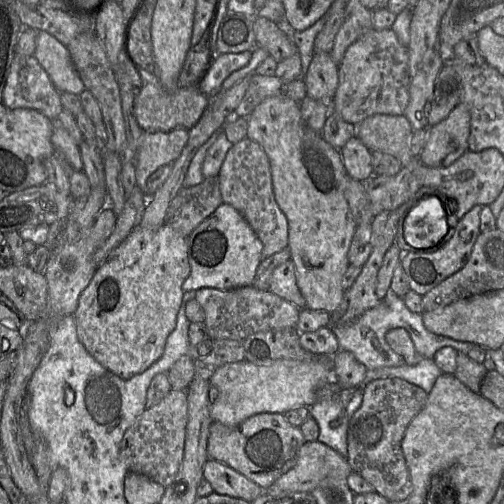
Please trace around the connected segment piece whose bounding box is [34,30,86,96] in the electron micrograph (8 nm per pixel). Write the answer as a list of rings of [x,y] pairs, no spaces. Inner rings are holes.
[[[38,31],[34,56],[59,92],[79,96],[86,89],[67,46],[47,31]]]

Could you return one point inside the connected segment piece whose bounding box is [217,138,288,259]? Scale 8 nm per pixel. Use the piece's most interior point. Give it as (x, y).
(245, 181)

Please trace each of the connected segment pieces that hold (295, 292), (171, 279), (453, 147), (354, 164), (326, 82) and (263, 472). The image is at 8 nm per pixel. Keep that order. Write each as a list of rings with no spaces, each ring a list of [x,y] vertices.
[[[291,259],[273,271],[269,291],[294,304],[300,310],[305,308],[305,299],[298,288],[295,265]]]
[[[166,223],[157,230],[149,230],[136,227],[128,237],[112,252],[107,261],[98,267],[91,279],[89,285],[83,290],[79,296],[78,306],[73,317],[77,327],[77,337],[81,344],[103,366],[112,371],[117,376],[123,379],[129,379],[137,374],[147,370],[155,363],[162,355],[165,349],[165,344],[170,333],[175,329],[177,314],[182,305],[184,291],[182,284],[190,274],[190,264],[187,253],[187,237],[182,236]]]
[[[459,103],[440,123],[428,127],[427,142],[418,156],[421,162],[430,168],[446,168],[468,151],[471,116],[468,107]]]
[[[351,138],[340,150],[347,175],[358,181],[374,176],[371,151],[357,138]]]
[[[314,53],[304,78],[307,96],[323,103],[331,103],[338,83],[338,66],[330,53]]]
[[[260,413],[237,426],[212,422],[207,454],[210,459],[228,465],[264,490],[294,466],[297,452],[305,443],[300,428],[291,425],[284,414]]]

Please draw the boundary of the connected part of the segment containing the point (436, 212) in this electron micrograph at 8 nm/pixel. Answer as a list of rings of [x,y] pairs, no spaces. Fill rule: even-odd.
[[[436,195],[424,197],[403,216],[404,239],[413,248],[426,249],[435,246],[449,231],[445,205]]]

